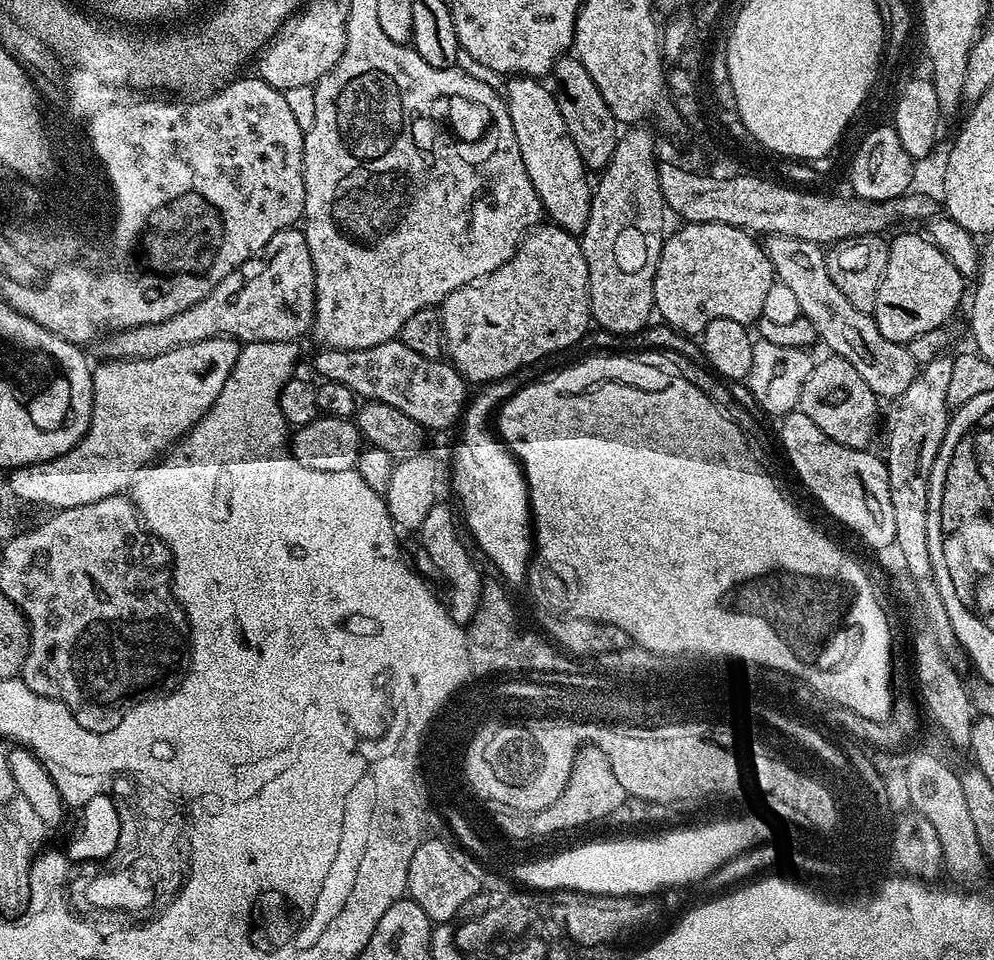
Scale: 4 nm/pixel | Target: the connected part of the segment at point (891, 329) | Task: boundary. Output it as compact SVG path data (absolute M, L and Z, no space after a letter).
M904 232L901 236L891 237L886 274L878 286L874 313L882 338L906 346L930 330L945 327L964 296L964 284L966 277L954 270L954 262L950 262L927 235Z

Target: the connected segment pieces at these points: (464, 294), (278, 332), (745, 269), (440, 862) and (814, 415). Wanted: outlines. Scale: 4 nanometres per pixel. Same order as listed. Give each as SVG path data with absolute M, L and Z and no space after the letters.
M551 222L531 229L506 263L476 283L451 292L438 311L447 359L465 381L477 380L477 385L485 385L535 365L535 360L543 356L563 353L574 347L593 323L588 301L588 267L579 239Z
M299 227L283 228L256 256L251 256L245 264L238 266L202 302L194 302L182 314L174 314L174 318L166 318L166 322L154 322L146 326L124 328L120 332L111 333L101 339L101 357L109 360L141 360L152 358L158 354L166 354L166 350L174 350L178 346L186 346L194 342L209 340L215 336L230 336L240 342L282 342L299 341L299 336L308 336L312 330L312 321L316 319L316 283L314 282L314 264L310 258L310 246L306 246L306 238Z
M684 222L679 226L681 228L673 236L671 233L665 239L654 274L654 308L659 319L693 338L699 337L714 318L730 318L745 326L755 325L765 315L764 303L774 285L772 263L763 243L753 233L729 224Z
M421 839L418 850L414 850L414 858L410 858L408 871L407 895L433 922L452 922L455 916L471 902L480 888L480 880L452 853L448 844L440 840Z
M825 355L825 360L813 363L810 378L802 386L798 411L806 414L826 438L838 442L847 448L867 449L876 436L876 419L880 416L878 397L872 393L870 386L841 356Z

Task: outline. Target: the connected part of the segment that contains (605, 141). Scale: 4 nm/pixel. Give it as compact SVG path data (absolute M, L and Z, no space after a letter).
M565 54L556 59L550 80L554 85L554 95L558 110L562 114L562 122L566 122L566 130L570 138L574 138L574 146L578 146L578 154L582 154L584 167L592 174L603 172L622 135L621 125L614 118L610 106L606 106L606 98L602 98L598 86L594 86L594 78L586 74L586 66L582 66L575 54Z

